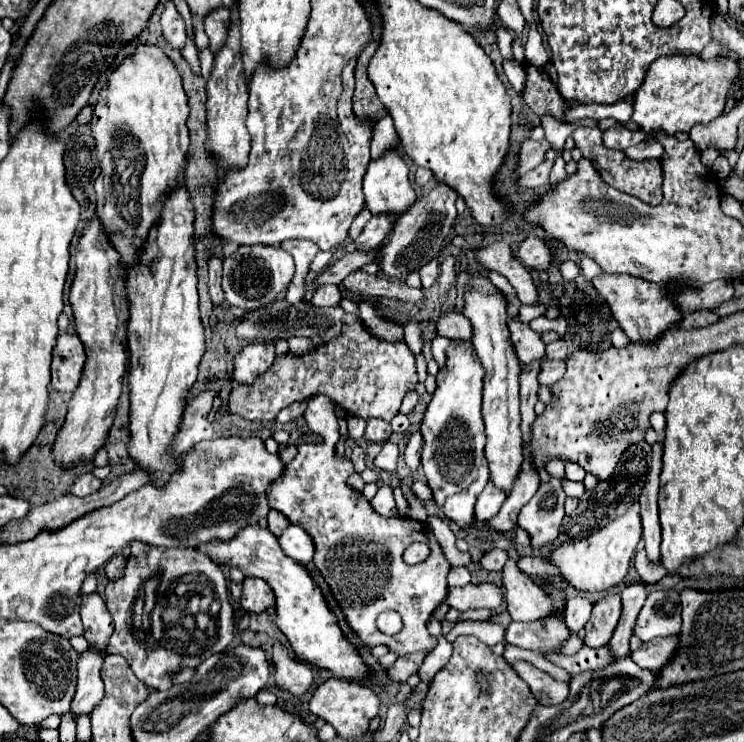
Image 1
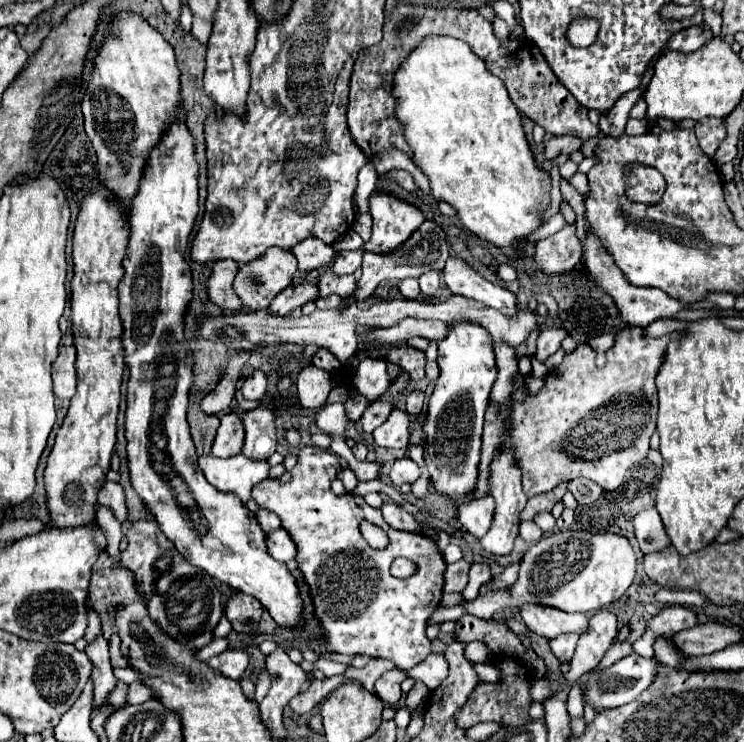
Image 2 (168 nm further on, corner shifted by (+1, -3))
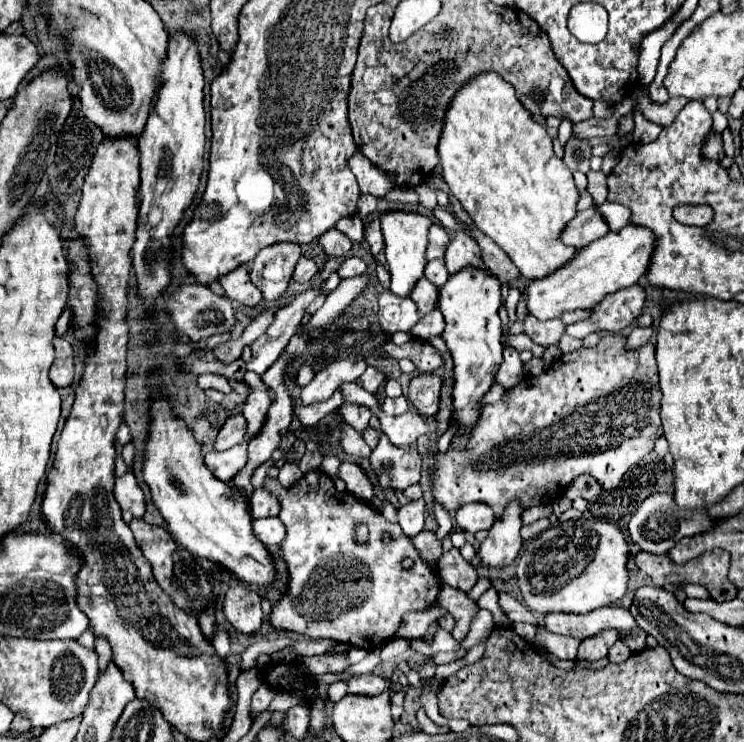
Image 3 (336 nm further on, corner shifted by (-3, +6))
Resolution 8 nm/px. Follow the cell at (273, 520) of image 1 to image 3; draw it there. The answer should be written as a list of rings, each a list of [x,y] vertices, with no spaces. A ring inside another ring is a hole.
[[[259,488],[249,496],[249,510],[253,518],[269,518],[277,516],[281,508],[277,498],[273,498],[265,488]]]

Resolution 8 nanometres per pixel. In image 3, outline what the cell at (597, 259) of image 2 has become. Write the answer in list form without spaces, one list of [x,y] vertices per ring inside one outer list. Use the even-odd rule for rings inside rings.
[[[605,202],[597,208],[599,208],[601,216],[607,220],[607,226],[609,226],[611,232],[617,232],[617,230],[621,230],[623,226],[629,224],[629,216],[631,216],[629,208],[621,206],[621,204],[609,204],[609,202]]]

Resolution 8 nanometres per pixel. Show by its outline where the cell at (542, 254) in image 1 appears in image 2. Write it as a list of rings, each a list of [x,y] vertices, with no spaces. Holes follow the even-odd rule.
[[[567,225],[559,233],[537,241],[535,263],[547,275],[577,269],[581,265],[581,241],[577,237],[577,227]]]

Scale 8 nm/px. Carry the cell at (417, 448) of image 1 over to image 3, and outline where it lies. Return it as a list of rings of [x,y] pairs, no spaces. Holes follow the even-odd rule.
[[[387,436],[379,438],[377,448],[371,454],[371,466],[377,472],[381,486],[405,490],[417,484],[421,478],[421,456],[417,450],[401,450],[393,446]]]

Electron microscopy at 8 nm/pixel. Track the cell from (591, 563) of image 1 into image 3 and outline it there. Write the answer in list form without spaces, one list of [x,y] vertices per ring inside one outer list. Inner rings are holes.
[[[589,520],[559,522],[523,548],[517,562],[517,588],[523,604],[539,616],[549,612],[587,614],[625,596],[629,580],[627,562],[629,542],[615,524]]]

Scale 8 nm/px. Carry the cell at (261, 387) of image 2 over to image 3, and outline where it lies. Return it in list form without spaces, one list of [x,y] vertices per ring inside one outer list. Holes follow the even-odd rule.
[[[245,372],[245,382],[249,384],[251,392],[249,392],[249,398],[245,400],[243,414],[247,418],[247,438],[251,438],[255,432],[261,430],[265,414],[267,414],[267,406],[271,404],[271,398],[269,398],[267,386],[263,384],[259,374]]]

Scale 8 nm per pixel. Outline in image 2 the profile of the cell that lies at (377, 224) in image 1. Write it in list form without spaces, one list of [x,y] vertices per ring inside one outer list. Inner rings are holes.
[[[339,251],[339,255],[333,261],[333,271],[337,275],[355,273],[355,269],[361,267],[361,255],[363,251]]]

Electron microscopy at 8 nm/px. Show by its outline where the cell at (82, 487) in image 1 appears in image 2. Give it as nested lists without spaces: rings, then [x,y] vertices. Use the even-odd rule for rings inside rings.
[[[107,481],[103,485],[103,489],[99,491],[99,505],[105,505],[107,509],[113,511],[115,519],[119,523],[125,523],[127,517],[129,517],[129,511],[127,511],[127,505],[125,505],[125,493],[123,493],[123,487],[119,483],[113,483],[113,481]]]

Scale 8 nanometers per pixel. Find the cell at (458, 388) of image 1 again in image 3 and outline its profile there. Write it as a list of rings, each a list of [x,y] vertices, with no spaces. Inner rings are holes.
[[[463,268],[463,272],[451,276],[439,294],[439,310],[445,318],[443,340],[453,358],[453,392],[451,392],[451,420],[457,424],[461,440],[469,440],[471,428],[479,420],[483,408],[481,400],[495,382],[495,374],[503,360],[503,328],[499,320],[501,284],[493,274],[479,272],[475,268]]]

